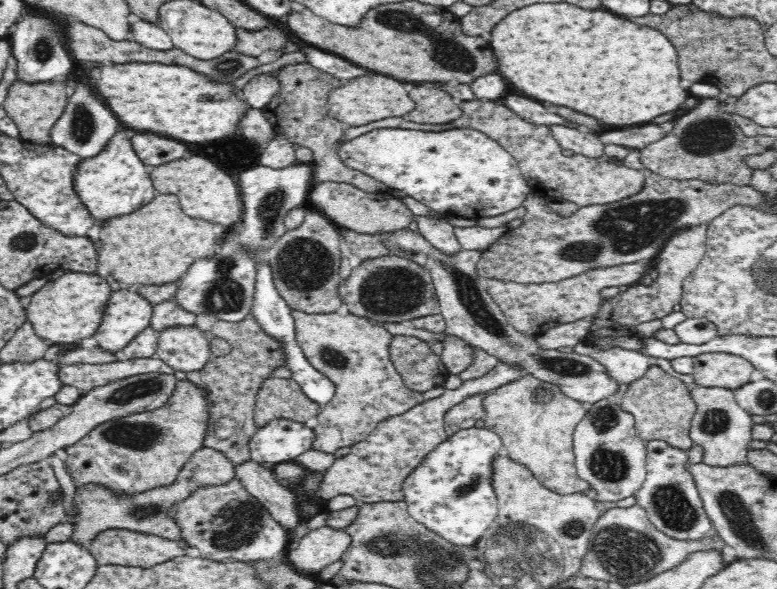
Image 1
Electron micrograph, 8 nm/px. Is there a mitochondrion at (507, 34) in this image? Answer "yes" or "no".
no

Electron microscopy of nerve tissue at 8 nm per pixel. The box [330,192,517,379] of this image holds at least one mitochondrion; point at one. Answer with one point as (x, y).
(392, 291)

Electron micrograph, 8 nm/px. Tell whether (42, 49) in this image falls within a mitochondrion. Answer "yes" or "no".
yes

